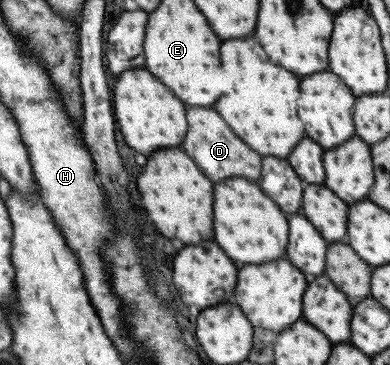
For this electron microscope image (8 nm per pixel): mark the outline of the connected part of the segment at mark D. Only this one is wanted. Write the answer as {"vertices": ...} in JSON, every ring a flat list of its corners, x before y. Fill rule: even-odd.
{"vertices":[[185,107,184,111,186,132,179,147,193,159,193,163,196,163,211,183,223,181,227,177,241,176,251,181,258,179,261,156,251,151,211,107]]}

